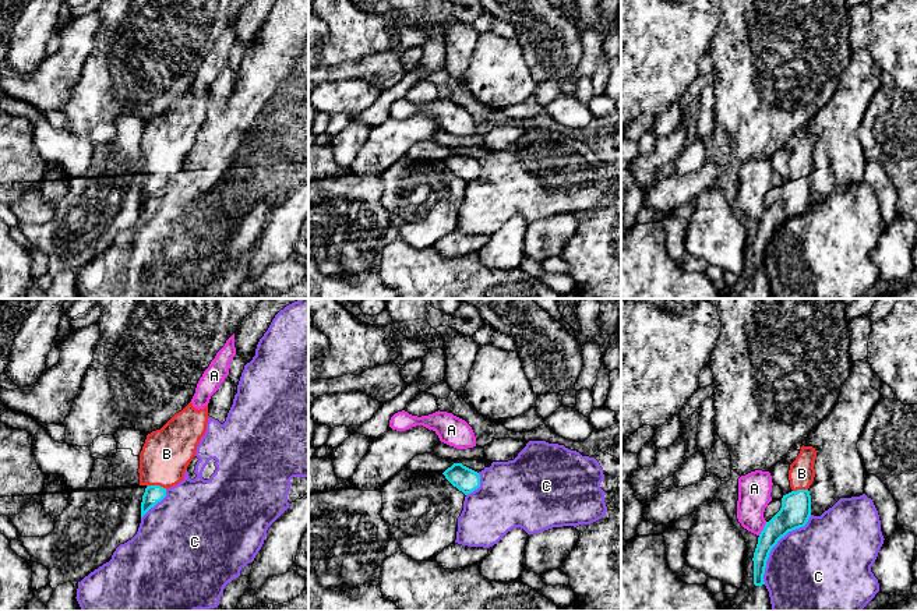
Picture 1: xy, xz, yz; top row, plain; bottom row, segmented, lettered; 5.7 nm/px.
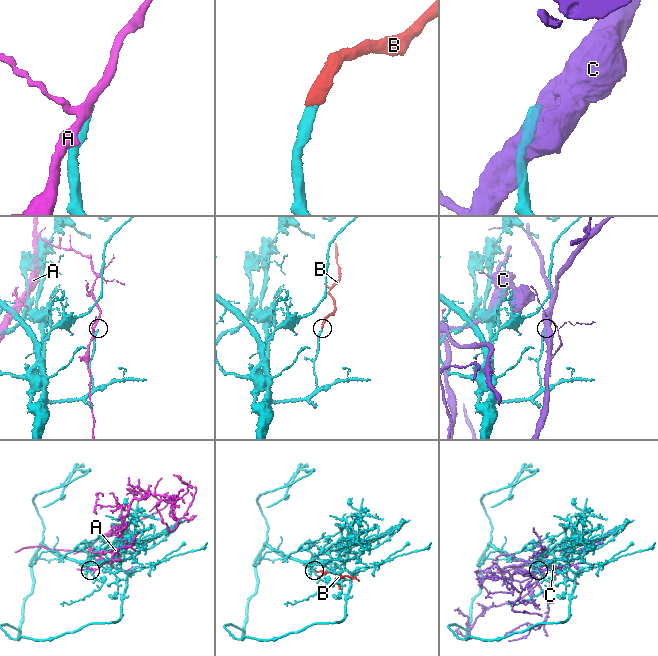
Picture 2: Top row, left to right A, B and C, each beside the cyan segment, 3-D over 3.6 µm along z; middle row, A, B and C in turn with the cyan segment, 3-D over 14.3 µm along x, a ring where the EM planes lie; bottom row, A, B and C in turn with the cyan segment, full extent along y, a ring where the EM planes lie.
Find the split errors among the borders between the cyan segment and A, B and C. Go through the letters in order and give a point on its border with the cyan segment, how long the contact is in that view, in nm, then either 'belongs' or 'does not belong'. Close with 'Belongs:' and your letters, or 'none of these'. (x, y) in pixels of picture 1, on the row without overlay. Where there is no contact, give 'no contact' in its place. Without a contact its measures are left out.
A: contact yz (764, 216); length 90 nm; does not belong
B: contact xy (157, 173); length 120 nm; belongs
C: contact yz (776, 230); length 480 nm; does not belong
Belongs: B

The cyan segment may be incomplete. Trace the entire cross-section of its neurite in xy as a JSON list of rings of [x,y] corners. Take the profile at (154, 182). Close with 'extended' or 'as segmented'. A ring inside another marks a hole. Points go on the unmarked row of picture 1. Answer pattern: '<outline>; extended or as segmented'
[[[148,173],[142,183],[141,205],[158,190],[161,190],[165,184],[166,184],[166,176],[161,173]]]; as segmented

